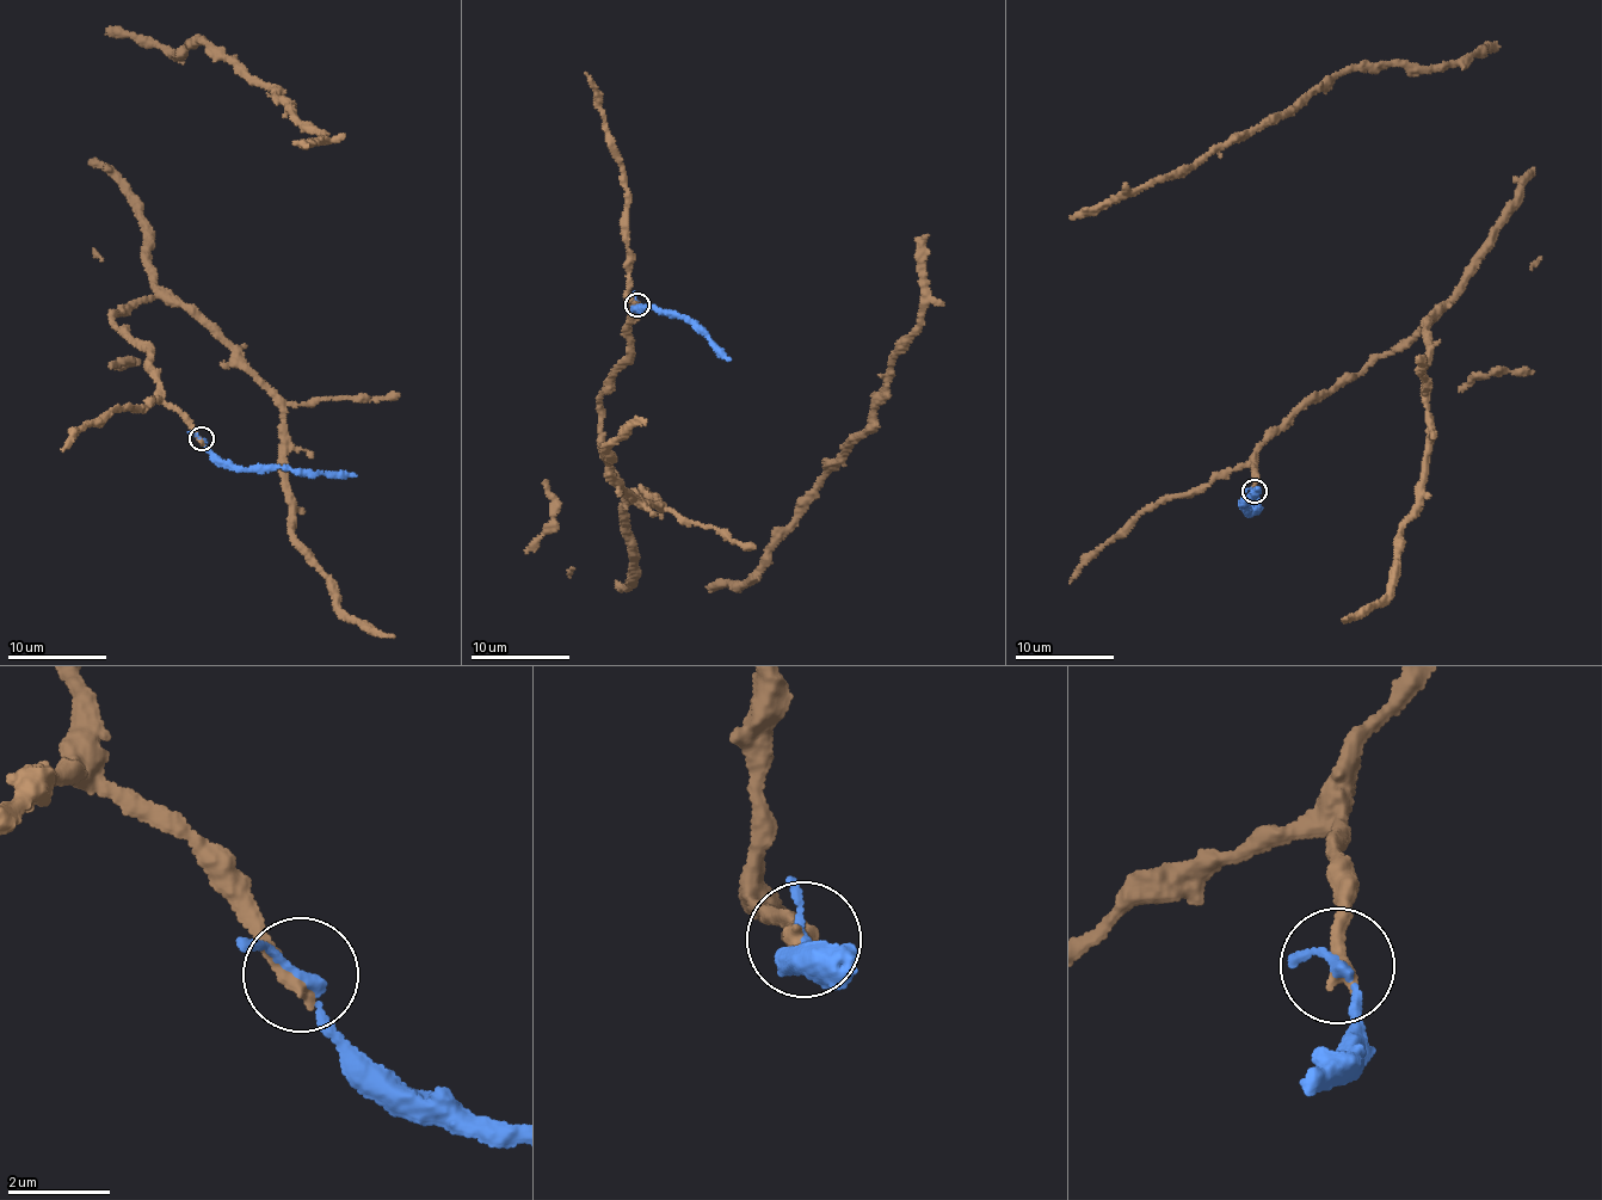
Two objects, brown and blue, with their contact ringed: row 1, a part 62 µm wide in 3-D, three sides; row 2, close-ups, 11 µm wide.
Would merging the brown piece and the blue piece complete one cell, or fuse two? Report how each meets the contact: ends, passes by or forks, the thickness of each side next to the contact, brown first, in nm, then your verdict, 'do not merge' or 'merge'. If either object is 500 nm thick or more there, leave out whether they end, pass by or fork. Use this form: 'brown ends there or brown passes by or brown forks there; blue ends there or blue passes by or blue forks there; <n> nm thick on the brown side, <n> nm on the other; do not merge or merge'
brown ends there; blue passes by; 380 nm thick on the brown side, 150 nm on the other; merge

